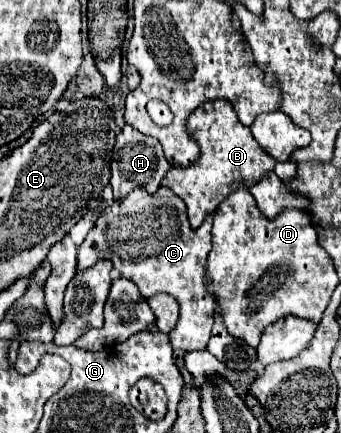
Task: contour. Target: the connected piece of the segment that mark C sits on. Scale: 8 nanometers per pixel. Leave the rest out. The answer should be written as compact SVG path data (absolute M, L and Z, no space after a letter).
M168 187L156 193L134 189L124 199L114 201L110 211L102 213L78 247L78 267L94 267L100 259L110 259L122 277L134 281L148 299L156 293L168 293L179 303L180 314L174 331L168 335L174 349L206 349L214 323L214 295L208 291L206 257L212 245L212 215L200 229L190 229L186 205Z

